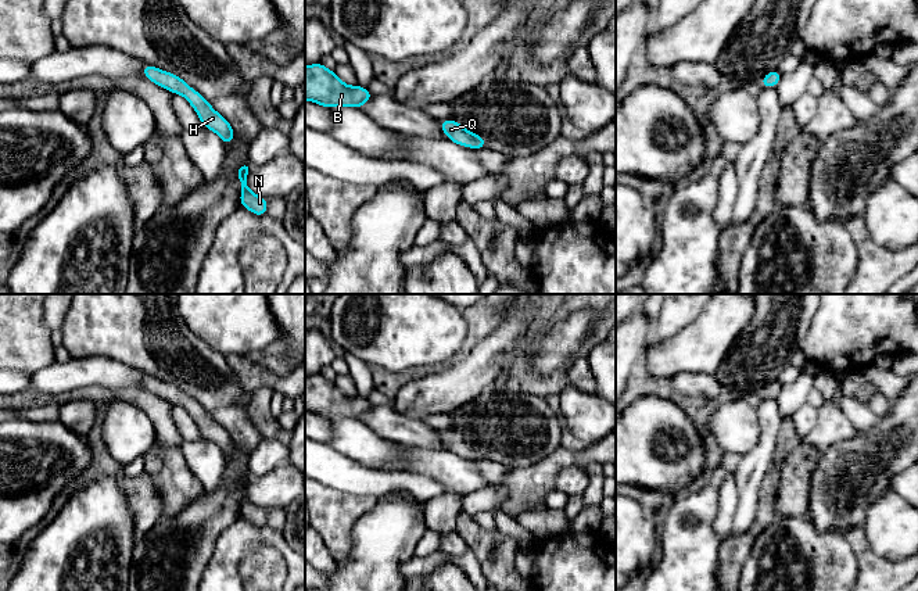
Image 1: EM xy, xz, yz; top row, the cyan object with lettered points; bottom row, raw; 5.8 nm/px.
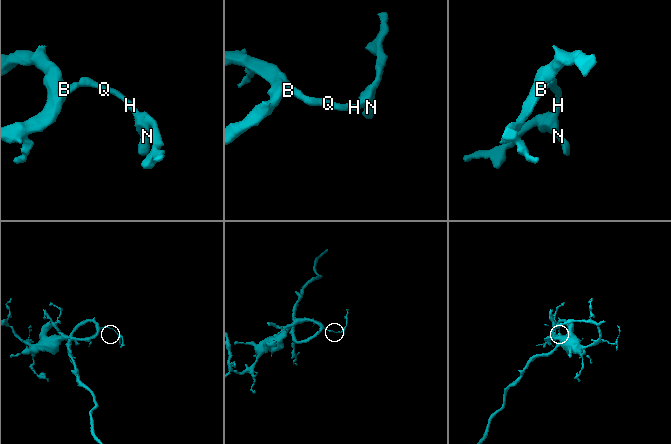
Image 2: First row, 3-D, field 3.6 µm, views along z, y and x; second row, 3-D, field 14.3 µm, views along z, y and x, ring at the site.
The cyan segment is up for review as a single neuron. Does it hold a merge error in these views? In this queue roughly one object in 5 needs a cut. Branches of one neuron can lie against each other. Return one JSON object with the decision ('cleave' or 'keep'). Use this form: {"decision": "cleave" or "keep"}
{"decision": "keep"}

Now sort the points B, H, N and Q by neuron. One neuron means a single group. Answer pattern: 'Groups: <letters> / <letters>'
Groups: B H N Q

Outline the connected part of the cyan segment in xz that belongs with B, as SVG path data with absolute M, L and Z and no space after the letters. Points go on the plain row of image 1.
M322 373L305 376L305 411L331 418L361 419L373 405L358 395L345 395L334 382L327 380Z

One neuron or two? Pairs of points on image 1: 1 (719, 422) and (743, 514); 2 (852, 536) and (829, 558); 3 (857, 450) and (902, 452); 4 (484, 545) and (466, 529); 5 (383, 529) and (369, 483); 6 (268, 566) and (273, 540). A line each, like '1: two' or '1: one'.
1: two
2: two
3: one
4: one
5: two
6: two

